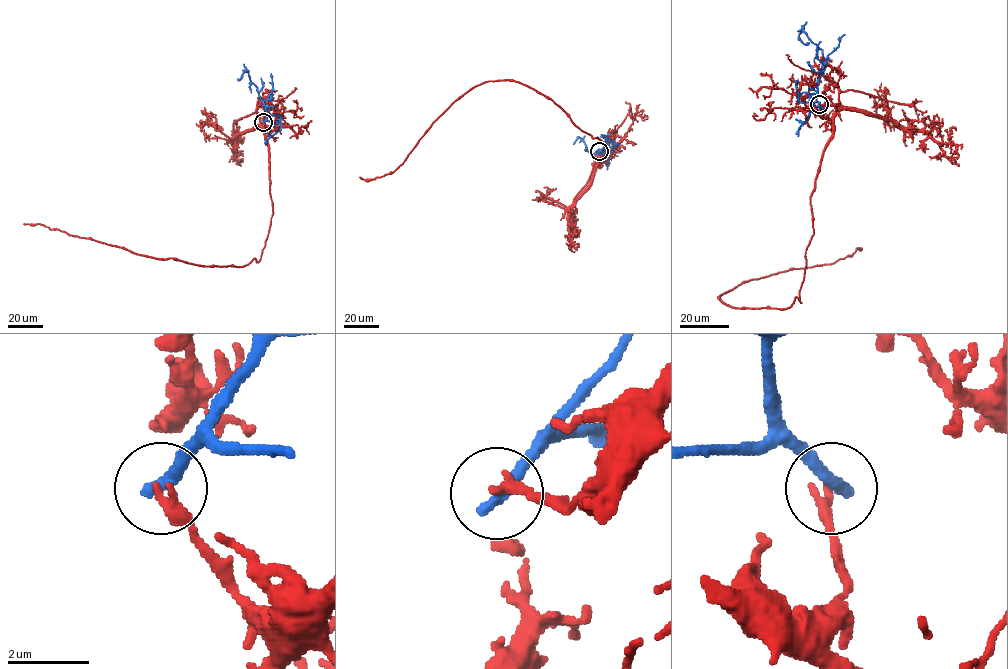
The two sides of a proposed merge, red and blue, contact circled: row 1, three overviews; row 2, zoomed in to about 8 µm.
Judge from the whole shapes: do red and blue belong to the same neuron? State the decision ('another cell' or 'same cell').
another cell

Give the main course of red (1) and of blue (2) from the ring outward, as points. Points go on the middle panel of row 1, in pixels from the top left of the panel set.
1: (599, 151), (604, 160), (606, 142), (578, 128), (550, 99), (496, 80), (460, 96), (393, 172), (359, 177)
2: (599, 151), (590, 153), (579, 137), (573, 144)

